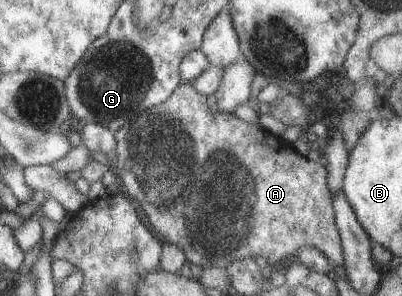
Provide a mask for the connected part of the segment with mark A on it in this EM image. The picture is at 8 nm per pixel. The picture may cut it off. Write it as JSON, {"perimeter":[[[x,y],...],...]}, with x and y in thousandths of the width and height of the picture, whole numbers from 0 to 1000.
{"perimeter":[[[448,280],[403,345],[338,382],[333,399],[308,409],[286,446],[284,500],[276,517],[289,554],[289,601],[299,601],[299,642],[313,649],[348,750],[371,780],[403,807],[403,818],[440,831],[460,865],[463,885],[500,902],[560,902],[570,885],[597,875],[632,875],[649,865],[679,899],[692,899],[736,865],[736,851],[754,831],[779,831],[794,845],[831,895],[853,885],[848,855],[848,818],[838,770],[833,767],[828,709],[823,699],[823,655],[813,632],[813,581],[806,554],[779,547],[741,520],[716,476],[697,459],[674,453],[629,416],[607,412],[585,392],[585,382],[525,378],[512,361],[512,328],[493,318],[475,280]]]}

